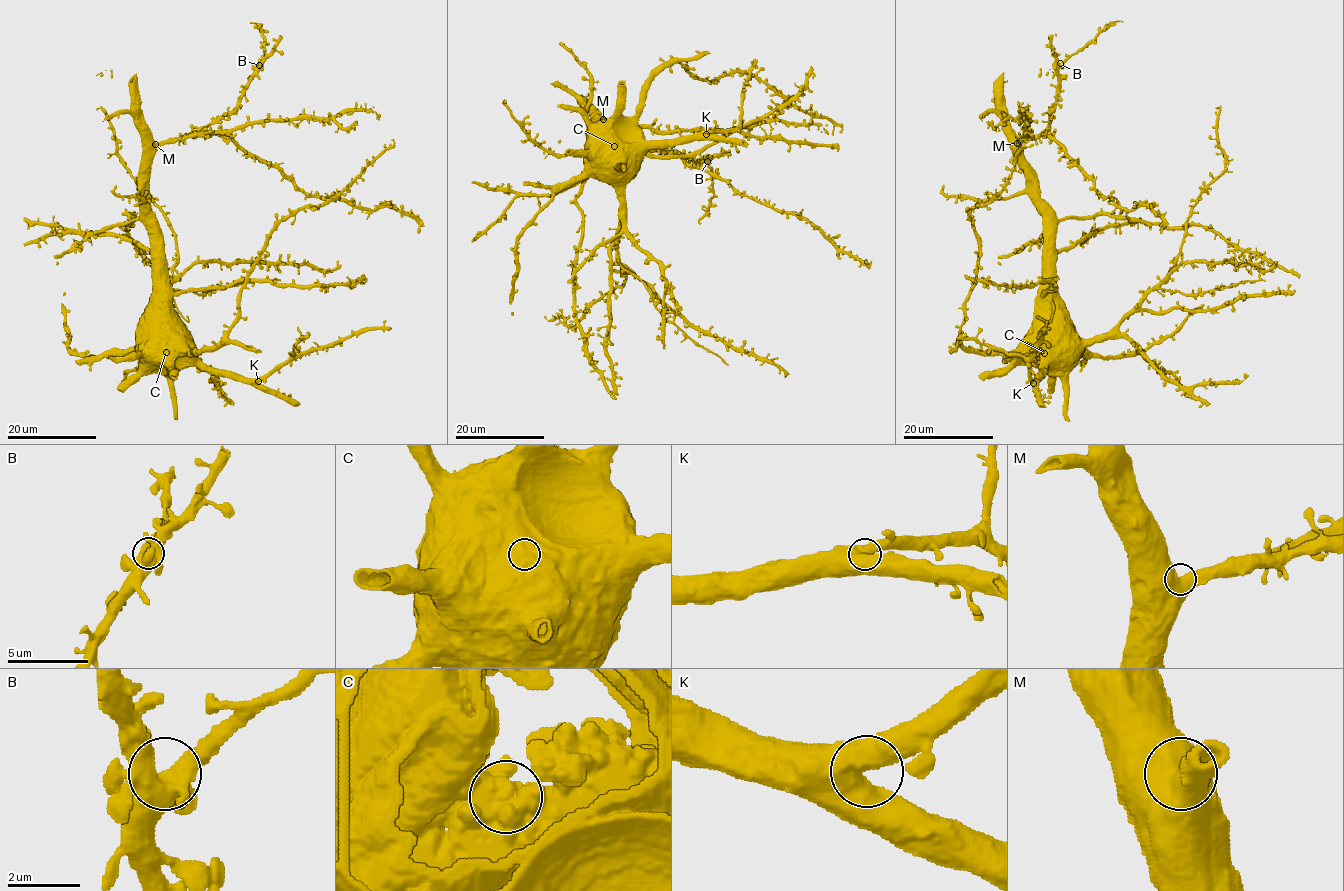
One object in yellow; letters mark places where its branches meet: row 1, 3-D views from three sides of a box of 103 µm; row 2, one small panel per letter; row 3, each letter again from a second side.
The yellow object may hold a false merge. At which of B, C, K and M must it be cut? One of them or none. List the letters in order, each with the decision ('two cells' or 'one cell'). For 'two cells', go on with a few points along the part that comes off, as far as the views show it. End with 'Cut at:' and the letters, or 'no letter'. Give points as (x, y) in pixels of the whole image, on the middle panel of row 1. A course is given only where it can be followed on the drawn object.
B: one cell
C: one cell
K: one cell
M: one cell
Cut at: no letter

